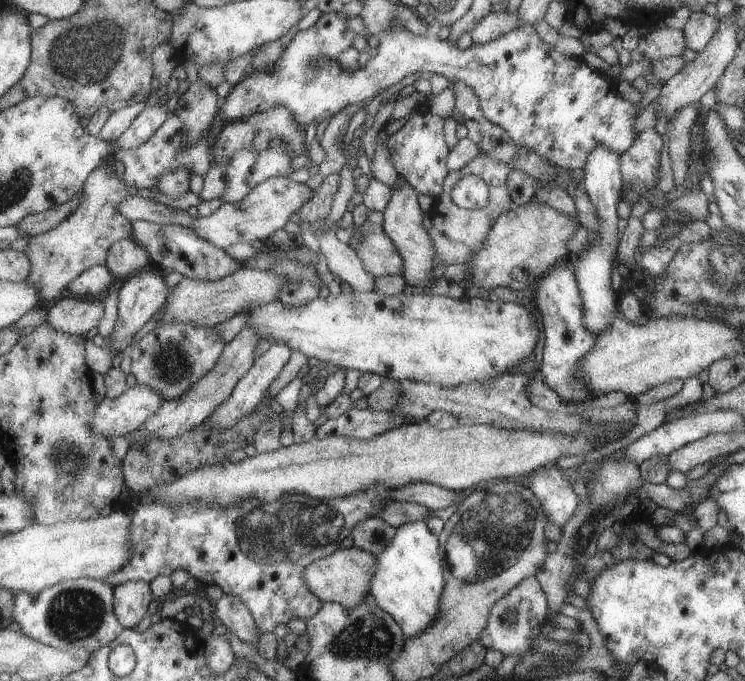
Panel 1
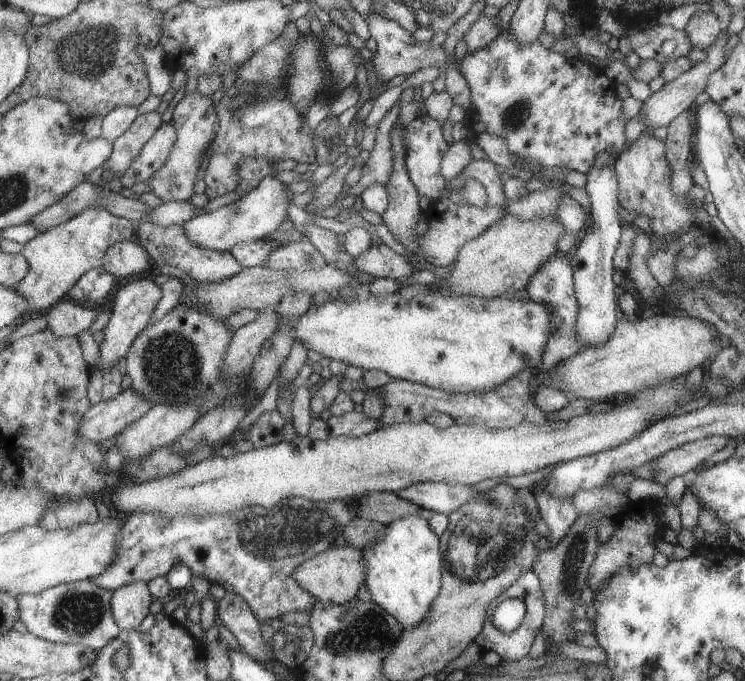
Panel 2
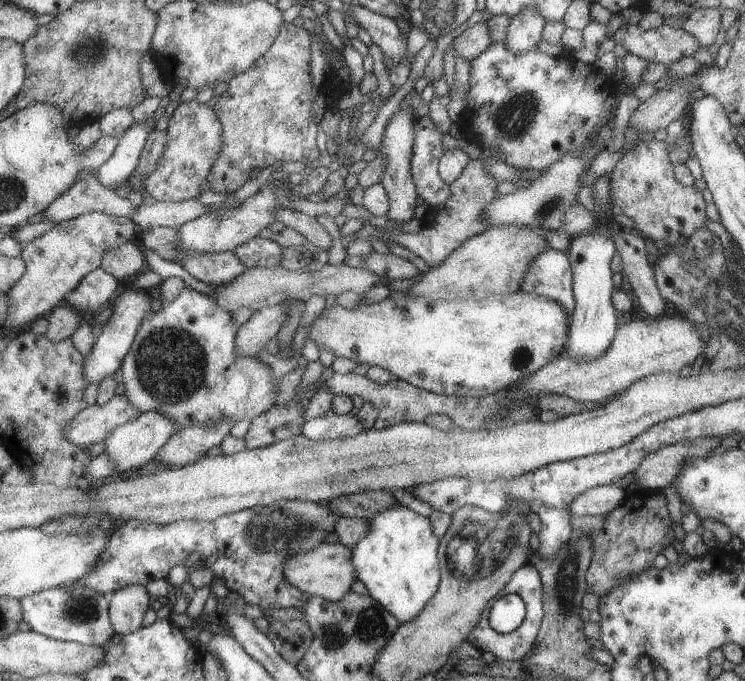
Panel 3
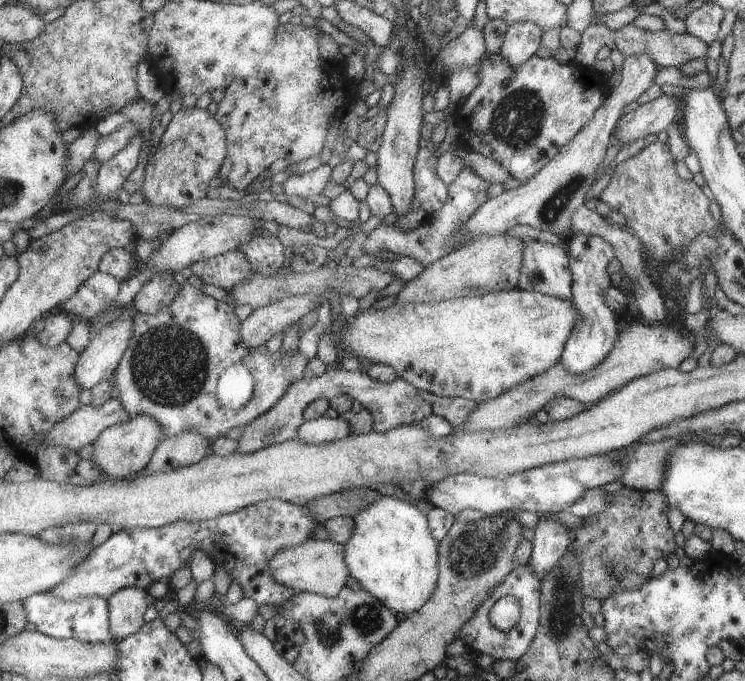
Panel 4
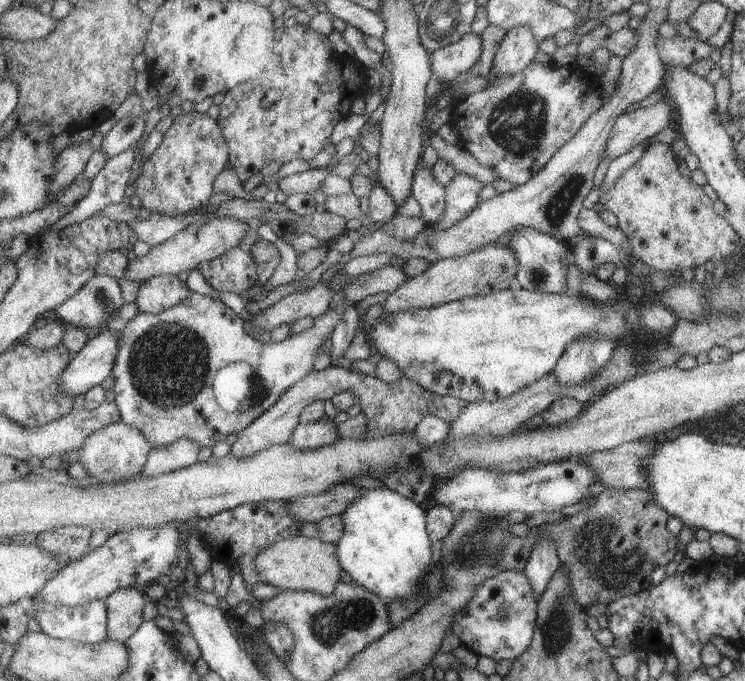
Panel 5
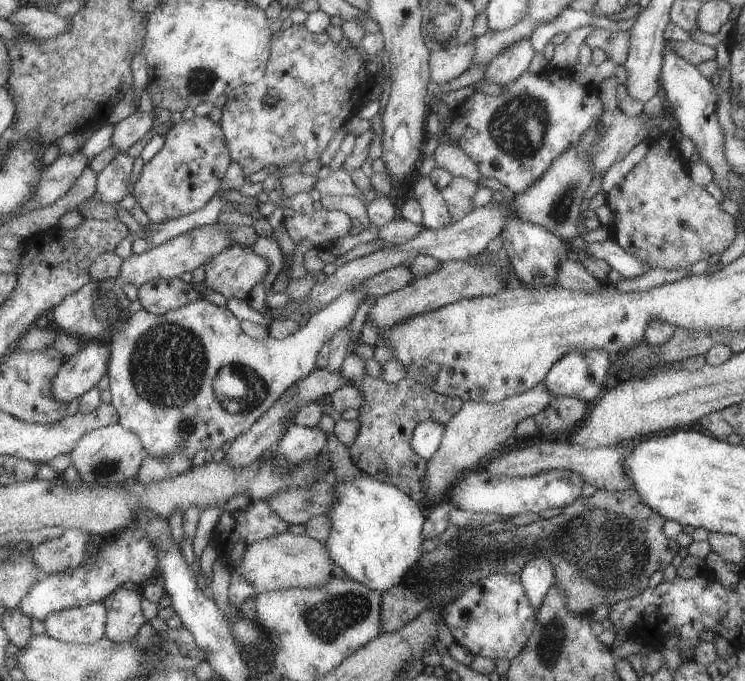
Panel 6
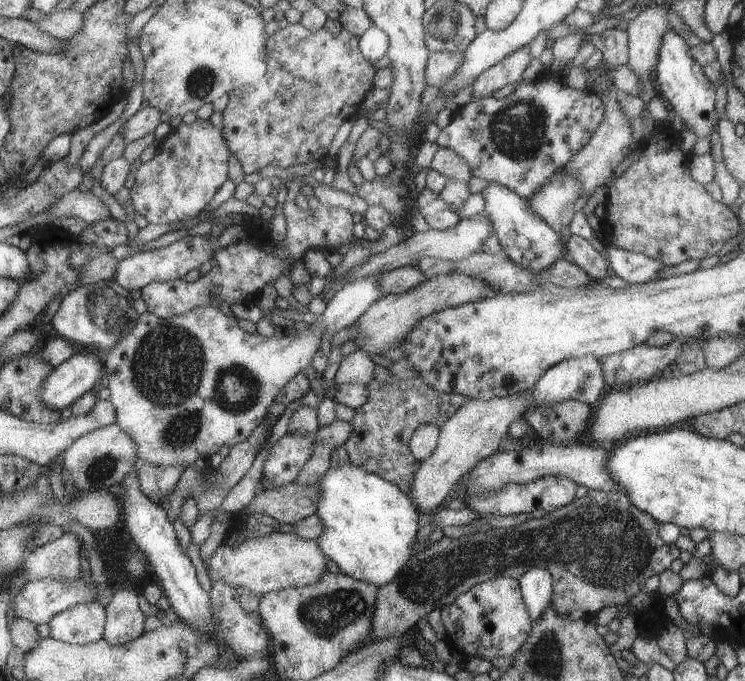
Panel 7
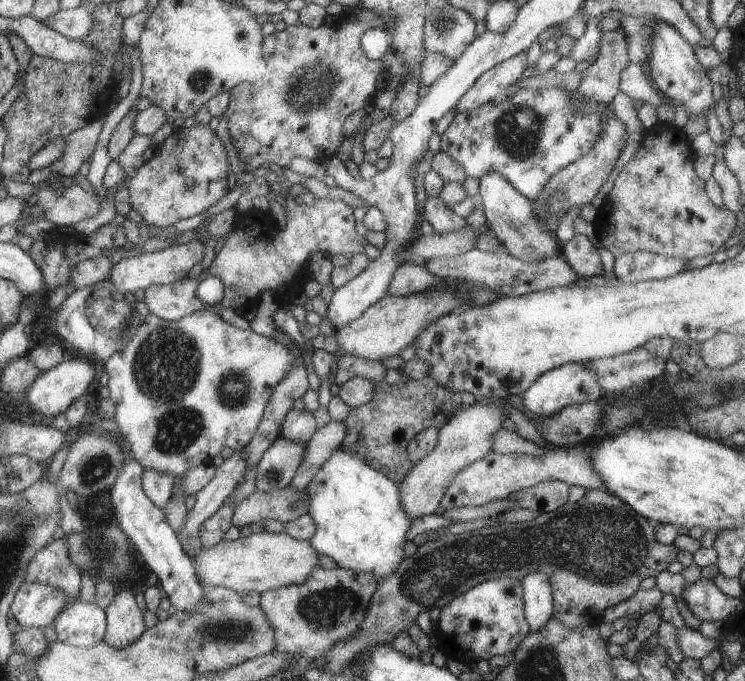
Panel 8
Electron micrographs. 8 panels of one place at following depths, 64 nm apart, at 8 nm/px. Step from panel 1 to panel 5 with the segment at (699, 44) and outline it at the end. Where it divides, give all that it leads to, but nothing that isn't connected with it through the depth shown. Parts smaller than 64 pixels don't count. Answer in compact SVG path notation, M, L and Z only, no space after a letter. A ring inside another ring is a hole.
M703 1L698 7L686 18L687 26L700 38L709 38L717 32L725 20L727 9L721 3L715 1Z

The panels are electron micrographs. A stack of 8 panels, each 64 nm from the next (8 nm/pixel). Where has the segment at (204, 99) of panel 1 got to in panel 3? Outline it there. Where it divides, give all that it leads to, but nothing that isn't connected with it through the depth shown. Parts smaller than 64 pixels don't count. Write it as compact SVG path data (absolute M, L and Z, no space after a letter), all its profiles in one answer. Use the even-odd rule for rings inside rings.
M195 99L180 102L168 119L166 127L168 144L166 152L159 160L156 170L143 181L143 192L147 192L156 202L181 202L196 198L199 184L210 174L210 168L220 151L222 136L221 122L215 118L214 109Z

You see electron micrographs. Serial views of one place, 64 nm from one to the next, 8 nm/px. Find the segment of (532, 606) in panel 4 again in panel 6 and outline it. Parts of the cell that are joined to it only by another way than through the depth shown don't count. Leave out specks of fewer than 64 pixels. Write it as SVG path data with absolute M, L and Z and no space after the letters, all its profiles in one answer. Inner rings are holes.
M493 573L471 583L464 594L453 603L444 606L441 614L454 642L467 648L472 655L510 661L526 646L534 628L535 608L528 601L524 586L518 574Z

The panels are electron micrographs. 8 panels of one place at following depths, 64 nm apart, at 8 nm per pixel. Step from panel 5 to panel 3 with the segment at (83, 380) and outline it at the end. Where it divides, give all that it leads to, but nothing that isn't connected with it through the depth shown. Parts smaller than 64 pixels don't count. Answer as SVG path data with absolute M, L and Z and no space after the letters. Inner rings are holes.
M125 289L114 299L112 313L102 326L101 333L95 339L84 363L83 372L86 381L98 383L104 376L118 372L122 360L133 344L138 328L143 324L143 318L151 312L150 298L145 289Z

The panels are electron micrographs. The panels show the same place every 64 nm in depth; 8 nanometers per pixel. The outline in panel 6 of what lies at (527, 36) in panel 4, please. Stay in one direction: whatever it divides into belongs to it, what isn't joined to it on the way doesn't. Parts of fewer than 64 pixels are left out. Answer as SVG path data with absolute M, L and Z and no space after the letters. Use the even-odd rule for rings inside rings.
M523 37L506 46L506 49L499 51L491 59L481 79L488 79L493 84L504 87L527 69L534 53L533 47L529 43L529 37Z

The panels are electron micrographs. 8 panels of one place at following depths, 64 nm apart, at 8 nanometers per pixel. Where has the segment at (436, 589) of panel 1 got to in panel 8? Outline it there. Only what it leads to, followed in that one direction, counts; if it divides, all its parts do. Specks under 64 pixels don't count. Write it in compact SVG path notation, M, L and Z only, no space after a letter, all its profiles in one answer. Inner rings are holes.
M337 446L303 491L309 498L307 514L315 521L315 533L311 536L309 544L317 554L331 558L335 561L336 567L351 572L369 572L377 579L387 578L395 571L399 562L403 560L403 542L405 542L403 536L406 536L407 530L411 527L411 521L401 510L398 486L389 477L371 468L359 456Z

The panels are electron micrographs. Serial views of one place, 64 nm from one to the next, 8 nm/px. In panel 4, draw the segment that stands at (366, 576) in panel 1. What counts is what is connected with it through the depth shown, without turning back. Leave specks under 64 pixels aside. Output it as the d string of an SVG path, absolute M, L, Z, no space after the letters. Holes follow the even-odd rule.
M307 539L297 547L280 549L269 561L270 575L295 593L315 593L322 597L333 598L345 586L347 564L344 563L344 546L331 541Z

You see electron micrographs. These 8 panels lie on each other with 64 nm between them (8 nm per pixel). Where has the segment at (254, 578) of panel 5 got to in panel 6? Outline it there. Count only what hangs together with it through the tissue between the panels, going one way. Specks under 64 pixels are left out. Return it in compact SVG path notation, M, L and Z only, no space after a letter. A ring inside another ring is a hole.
M251 501L240 509L223 511L219 514L214 525L211 538L213 538L217 556L223 557L229 554L235 542L242 542L244 548L251 543L267 539L270 536L287 533L288 524L280 519L278 514L265 501Z

